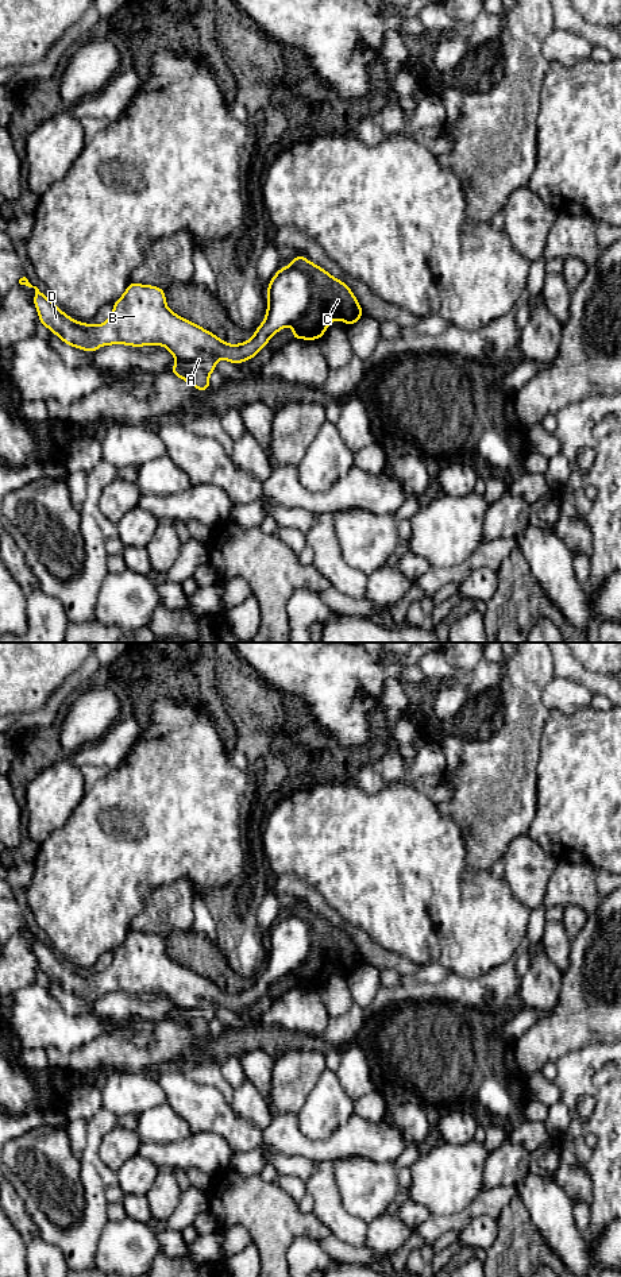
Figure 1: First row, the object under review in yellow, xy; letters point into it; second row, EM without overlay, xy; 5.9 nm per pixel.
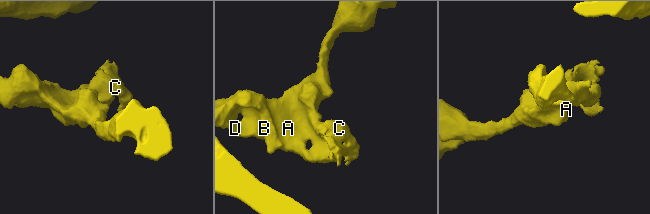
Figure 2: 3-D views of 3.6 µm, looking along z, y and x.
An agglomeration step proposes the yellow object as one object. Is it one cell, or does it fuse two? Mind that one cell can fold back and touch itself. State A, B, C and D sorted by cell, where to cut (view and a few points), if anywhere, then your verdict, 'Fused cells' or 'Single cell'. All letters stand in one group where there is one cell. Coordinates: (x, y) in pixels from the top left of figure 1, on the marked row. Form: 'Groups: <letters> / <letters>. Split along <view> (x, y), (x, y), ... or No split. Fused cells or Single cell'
Groups: A B D / C. Split along xy (290, 265), (307, 277), (311, 286), (309, 308), (297, 320). Fused cells

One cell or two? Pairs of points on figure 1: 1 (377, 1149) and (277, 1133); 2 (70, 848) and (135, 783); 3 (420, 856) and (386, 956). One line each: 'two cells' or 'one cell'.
1: one cell
2: one cell
3: two cells

